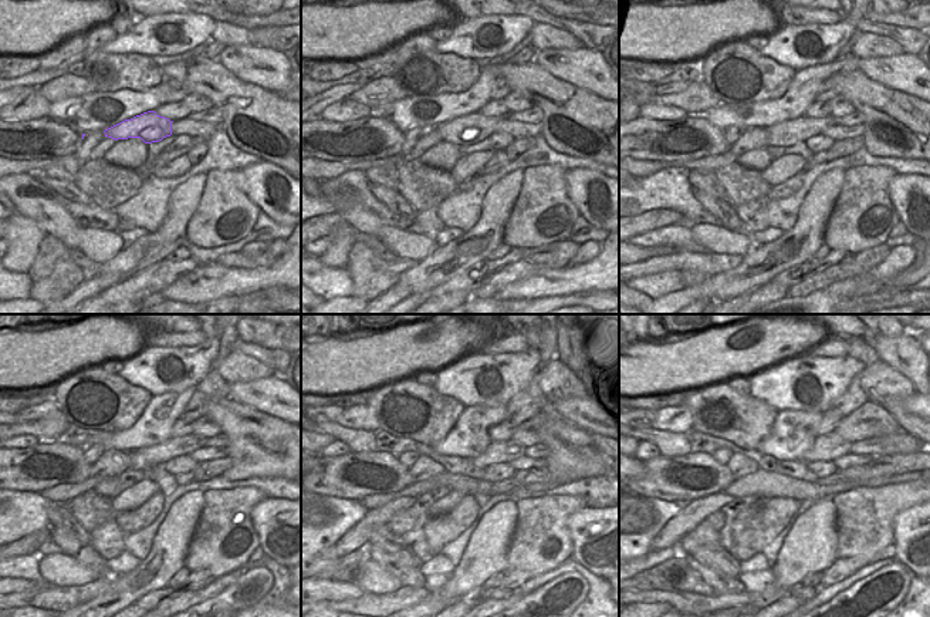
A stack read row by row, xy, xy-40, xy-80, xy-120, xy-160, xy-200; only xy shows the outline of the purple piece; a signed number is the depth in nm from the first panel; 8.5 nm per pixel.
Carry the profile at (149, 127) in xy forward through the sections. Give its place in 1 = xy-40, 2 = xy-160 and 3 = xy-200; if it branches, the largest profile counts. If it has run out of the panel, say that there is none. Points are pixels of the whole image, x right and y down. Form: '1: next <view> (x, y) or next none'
1: next xy-40 (466, 130)
2: next xy-160 (507, 449)
3: next xy-200 (827, 448)

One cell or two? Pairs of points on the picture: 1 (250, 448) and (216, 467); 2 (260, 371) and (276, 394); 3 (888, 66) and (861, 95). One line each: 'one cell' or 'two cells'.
1: two cells
2: two cells
3: two cells

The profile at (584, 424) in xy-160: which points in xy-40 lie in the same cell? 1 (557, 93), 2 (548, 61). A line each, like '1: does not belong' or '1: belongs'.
1: does not belong
2: belongs

